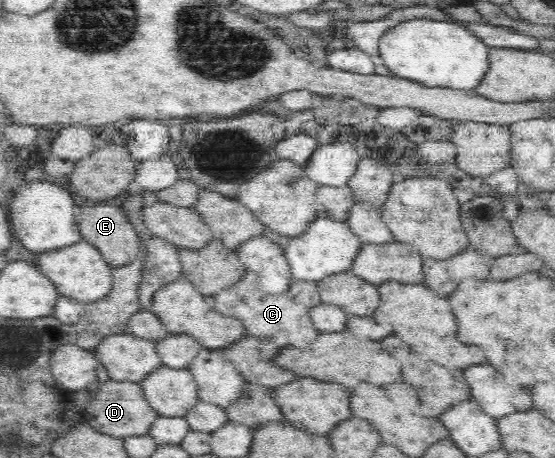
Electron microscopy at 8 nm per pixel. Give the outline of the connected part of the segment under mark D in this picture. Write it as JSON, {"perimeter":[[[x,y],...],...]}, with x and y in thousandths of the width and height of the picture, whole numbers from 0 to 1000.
{"perimeter":[[[202,828],[184,836],[177,852],[162,860],[148,904],[150,917],[182,948],[218,959],[267,948],[268,934],[286,908],[258,867],[258,852],[249,834],[213,834]]]}

